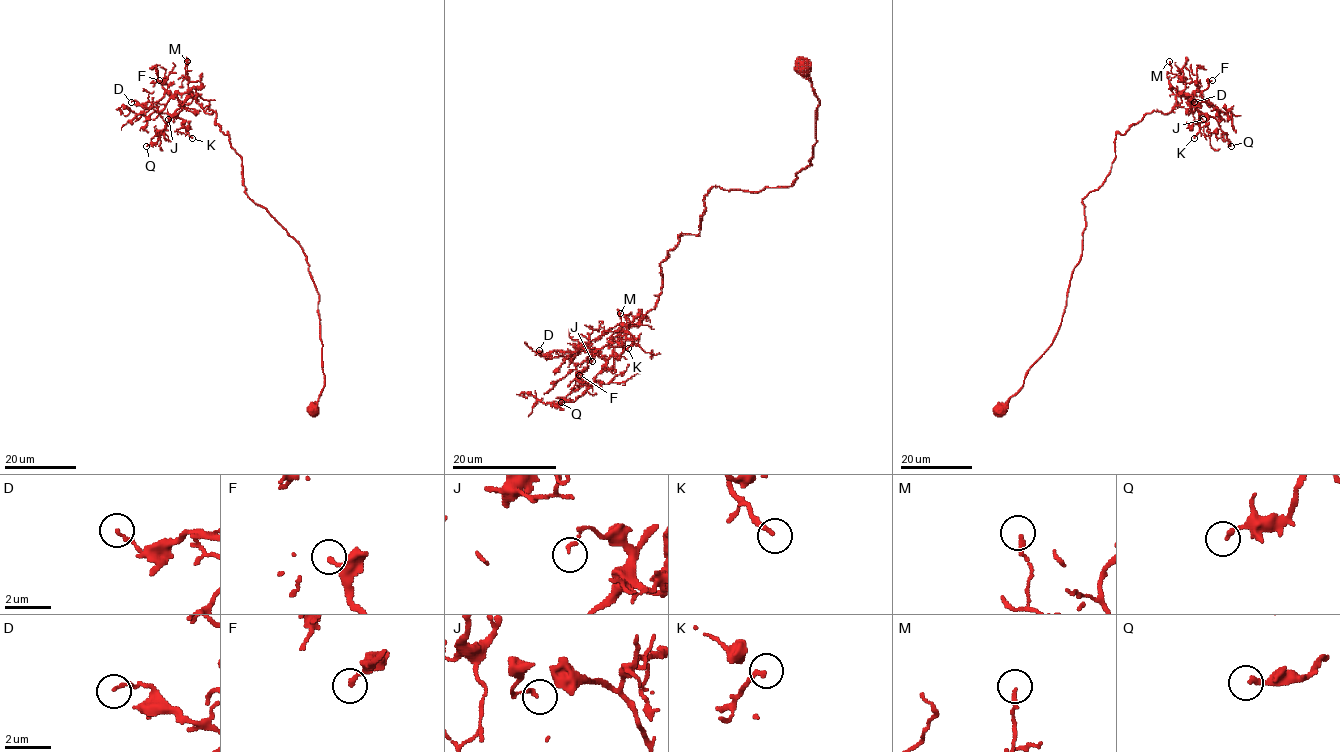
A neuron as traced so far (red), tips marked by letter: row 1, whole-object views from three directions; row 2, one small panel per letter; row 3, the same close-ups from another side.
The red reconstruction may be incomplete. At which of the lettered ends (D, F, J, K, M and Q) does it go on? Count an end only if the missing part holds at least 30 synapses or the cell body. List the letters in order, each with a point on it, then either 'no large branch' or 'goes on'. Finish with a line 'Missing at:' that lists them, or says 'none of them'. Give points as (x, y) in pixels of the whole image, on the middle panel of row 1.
D: (539, 350) | no large branch
F: (579, 375) | no large branch
J: (592, 361) | no large branch
K: (628, 348) | goes on
M: (620, 313) | no large branch
Q: (561, 402) | no large branch
Missing at: K

